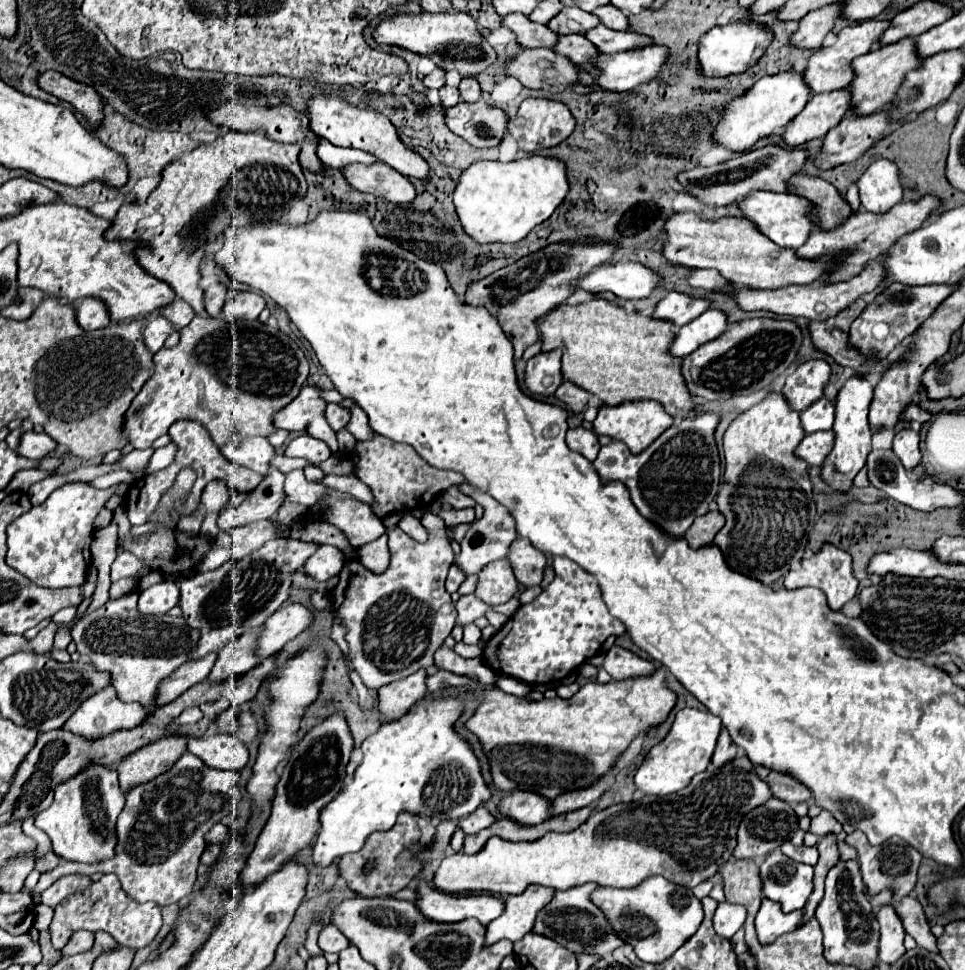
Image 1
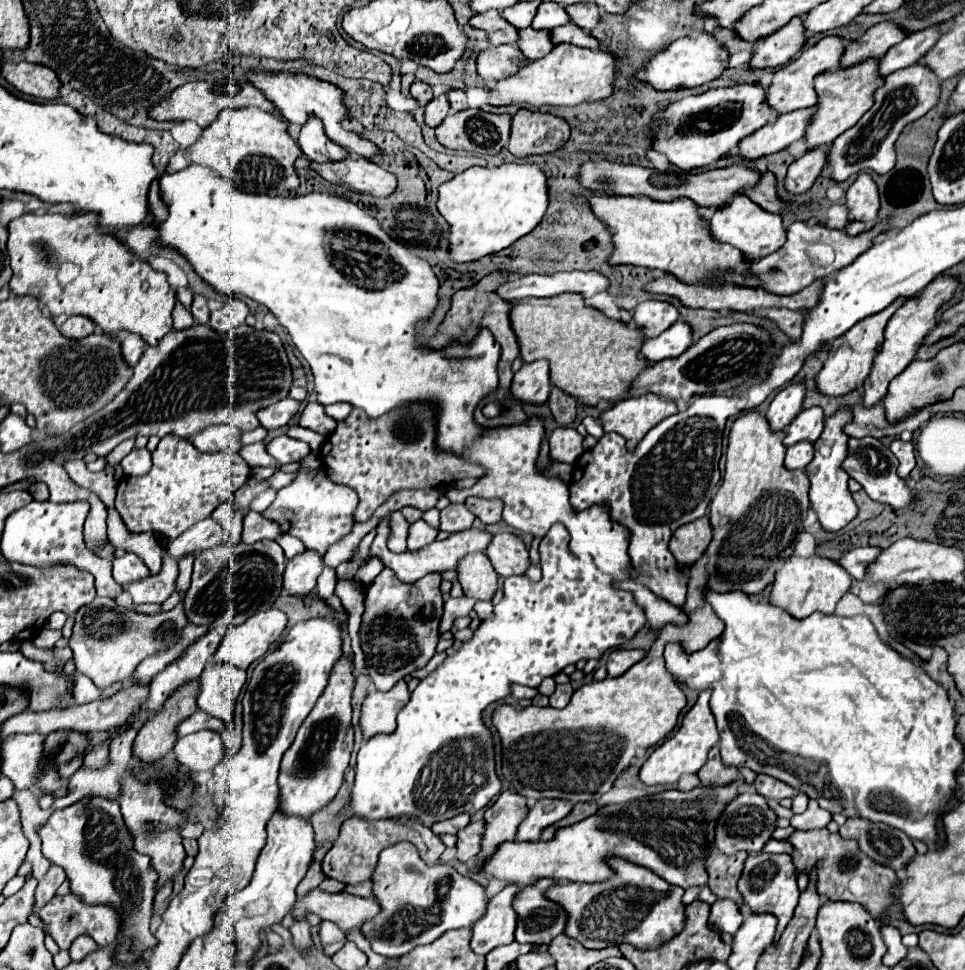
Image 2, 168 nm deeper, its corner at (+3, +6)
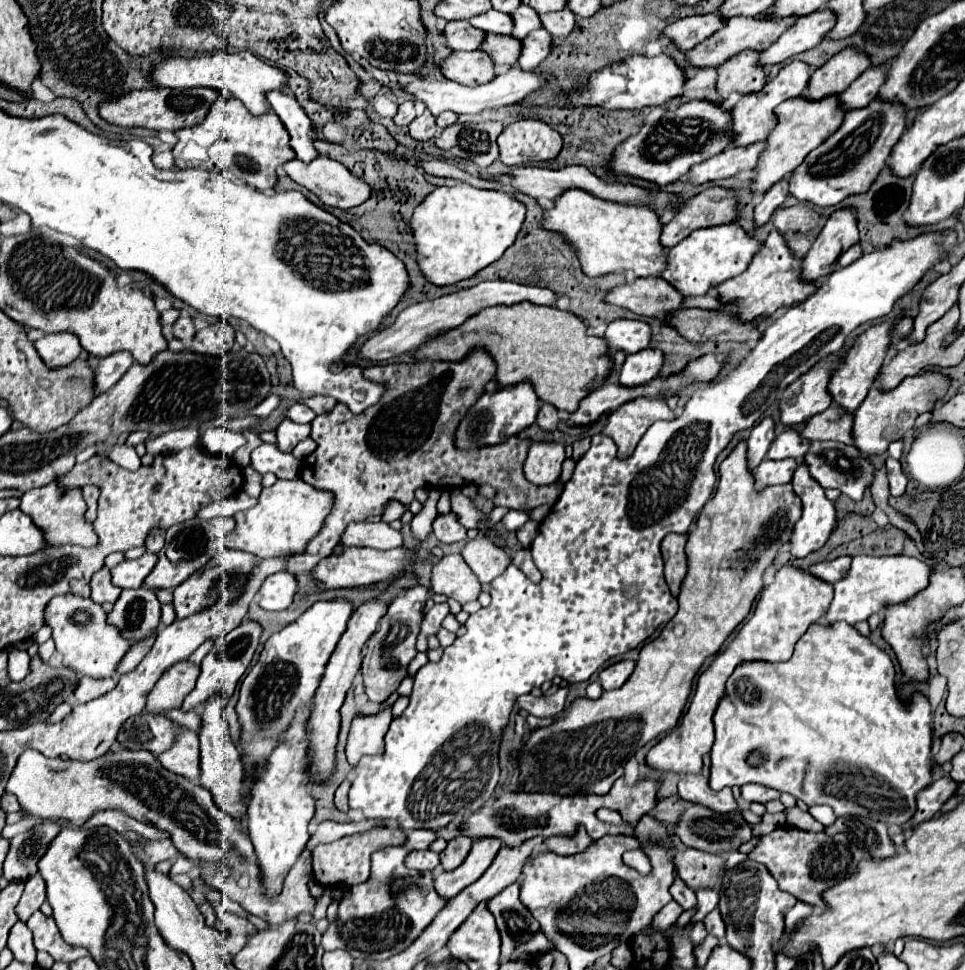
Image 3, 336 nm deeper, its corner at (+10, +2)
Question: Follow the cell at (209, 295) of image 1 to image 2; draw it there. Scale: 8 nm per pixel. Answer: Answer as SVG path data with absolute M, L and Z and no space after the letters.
M194 294L194 302L190 306L190 312L194 314L198 324L208 324L210 318L210 308L208 308L208 300L202 294Z

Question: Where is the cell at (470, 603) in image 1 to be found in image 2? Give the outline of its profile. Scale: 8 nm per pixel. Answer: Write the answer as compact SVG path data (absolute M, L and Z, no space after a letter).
M460 596L460 598L448 598L444 604L444 614L442 614L442 622L440 622L440 632L446 632L452 628L452 622L458 616L468 616L470 610L474 608L474 600L468 596Z

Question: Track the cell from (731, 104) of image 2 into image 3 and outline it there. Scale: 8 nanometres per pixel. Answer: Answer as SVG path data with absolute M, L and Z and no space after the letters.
M685 102L677 110L667 110L657 122L645 124L637 134L621 142L607 164L613 176L627 176L635 180L647 180L657 186L679 180L689 172L693 164L705 162L711 156L723 152L733 142L731 116L711 102Z

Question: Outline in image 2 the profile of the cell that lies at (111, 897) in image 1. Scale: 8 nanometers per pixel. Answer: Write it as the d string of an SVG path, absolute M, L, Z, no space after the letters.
M76 894L54 896L40 912L42 920L48 924L48 930L60 948L70 948L72 940L80 934L88 934L96 944L112 944L120 934L120 914L110 904L84 904Z

